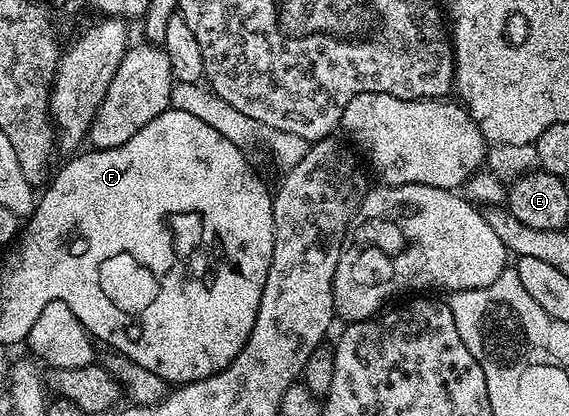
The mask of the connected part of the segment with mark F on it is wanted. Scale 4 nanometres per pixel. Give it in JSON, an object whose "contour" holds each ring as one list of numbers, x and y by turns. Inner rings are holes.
{"contour":[[167,108,121,146,113,149,93,148,90,152,73,156,57,173,55,170,43,190,45,193,39,194,32,216,27,218,26,224,31,227,34,239,40,243,36,253,40,269,48,269,48,277,56,277,56,293,64,293,60,301,74,311,89,334,97,342,105,341,119,356,127,357,147,371,152,371,167,383,201,381,222,372,239,355,246,339,252,334,264,290,263,281,272,262,273,194,266,186,260,185,261,174,252,168,252,164,244,158,242,151,238,151,238,147,234,147,234,143,230,143,230,139,221,137,214,127,202,123,202,119,194,119,194,115,181,109]]}

